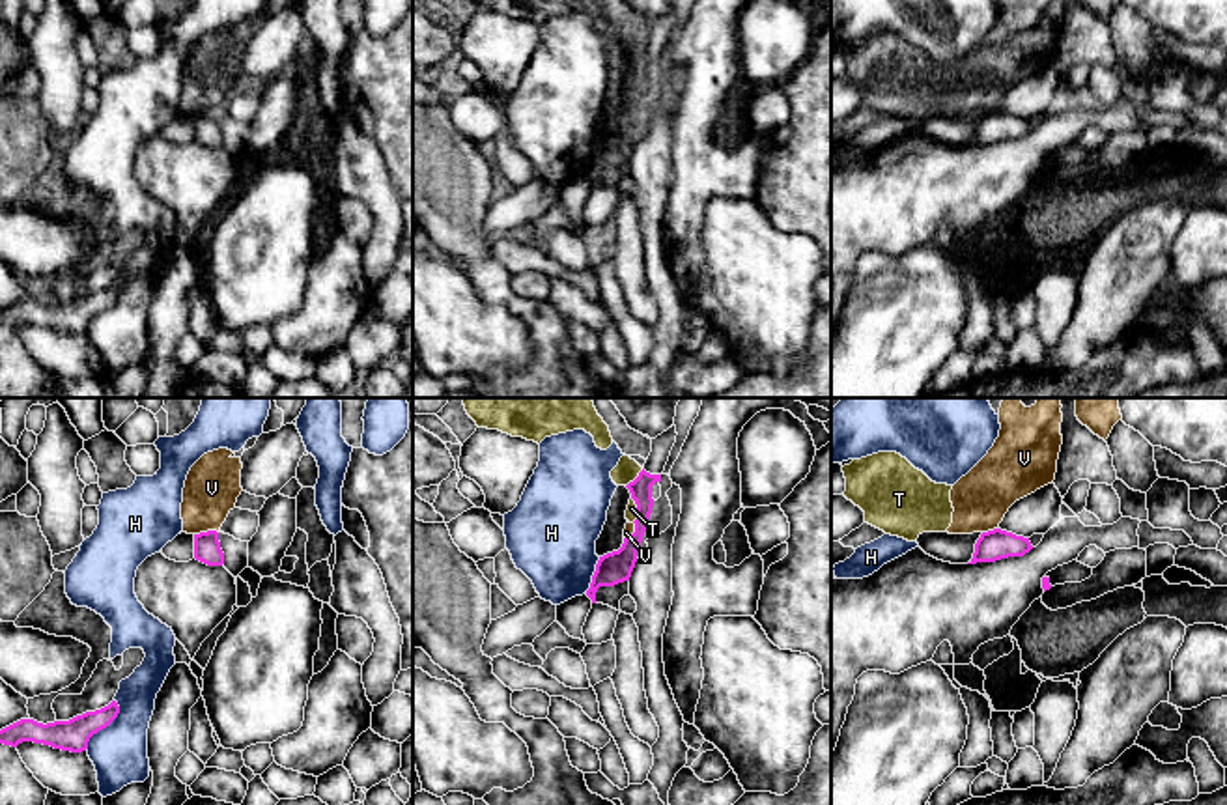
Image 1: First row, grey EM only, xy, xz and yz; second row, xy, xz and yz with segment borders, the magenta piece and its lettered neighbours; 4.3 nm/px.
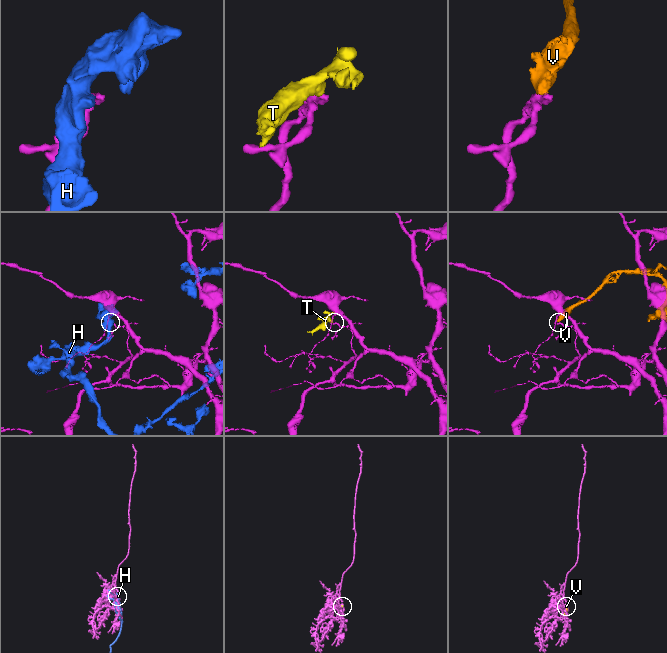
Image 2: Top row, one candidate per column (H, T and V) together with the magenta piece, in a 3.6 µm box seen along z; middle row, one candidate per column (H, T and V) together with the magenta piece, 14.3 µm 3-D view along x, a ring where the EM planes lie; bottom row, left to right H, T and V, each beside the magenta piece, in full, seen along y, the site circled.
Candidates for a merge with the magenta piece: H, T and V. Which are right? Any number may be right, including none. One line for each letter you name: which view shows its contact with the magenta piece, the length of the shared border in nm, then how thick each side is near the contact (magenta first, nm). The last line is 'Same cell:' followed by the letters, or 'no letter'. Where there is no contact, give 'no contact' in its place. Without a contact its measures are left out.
Same cell: no letter

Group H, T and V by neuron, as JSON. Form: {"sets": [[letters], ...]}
{"sets": [["H"], ["T", "V"]]}

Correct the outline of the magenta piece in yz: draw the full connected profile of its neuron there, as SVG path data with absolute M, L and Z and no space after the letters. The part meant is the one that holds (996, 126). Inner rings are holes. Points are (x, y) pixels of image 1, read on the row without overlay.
M994 110L982 114L975 125L973 140L967 146L995 144L1008 138L1023 138L1033 131L1029 120Z

